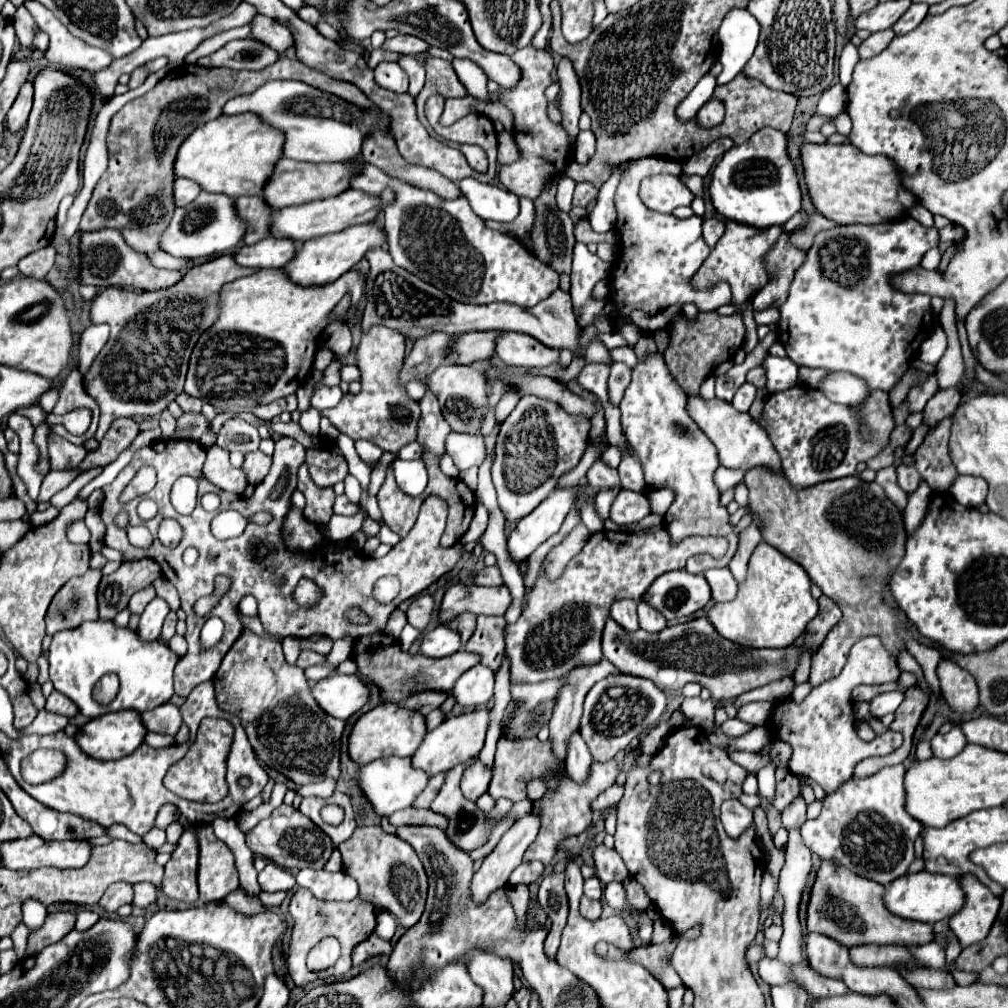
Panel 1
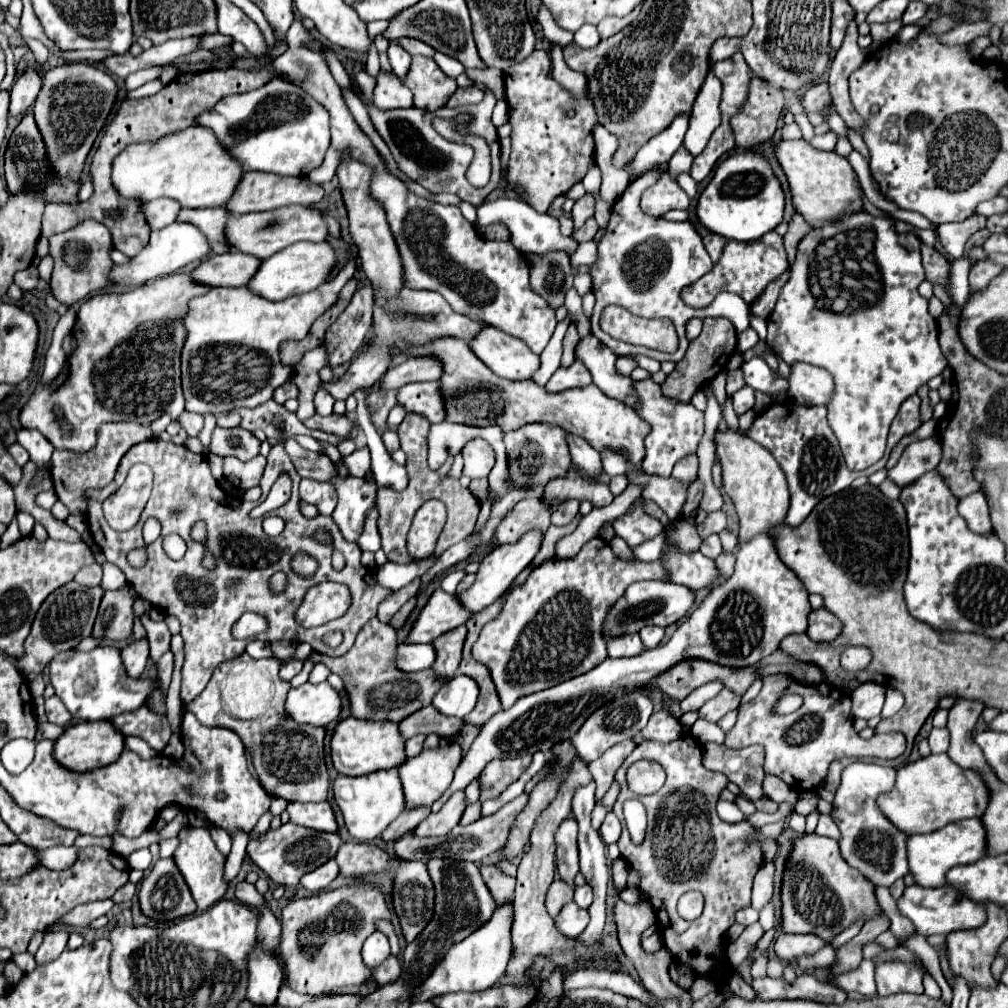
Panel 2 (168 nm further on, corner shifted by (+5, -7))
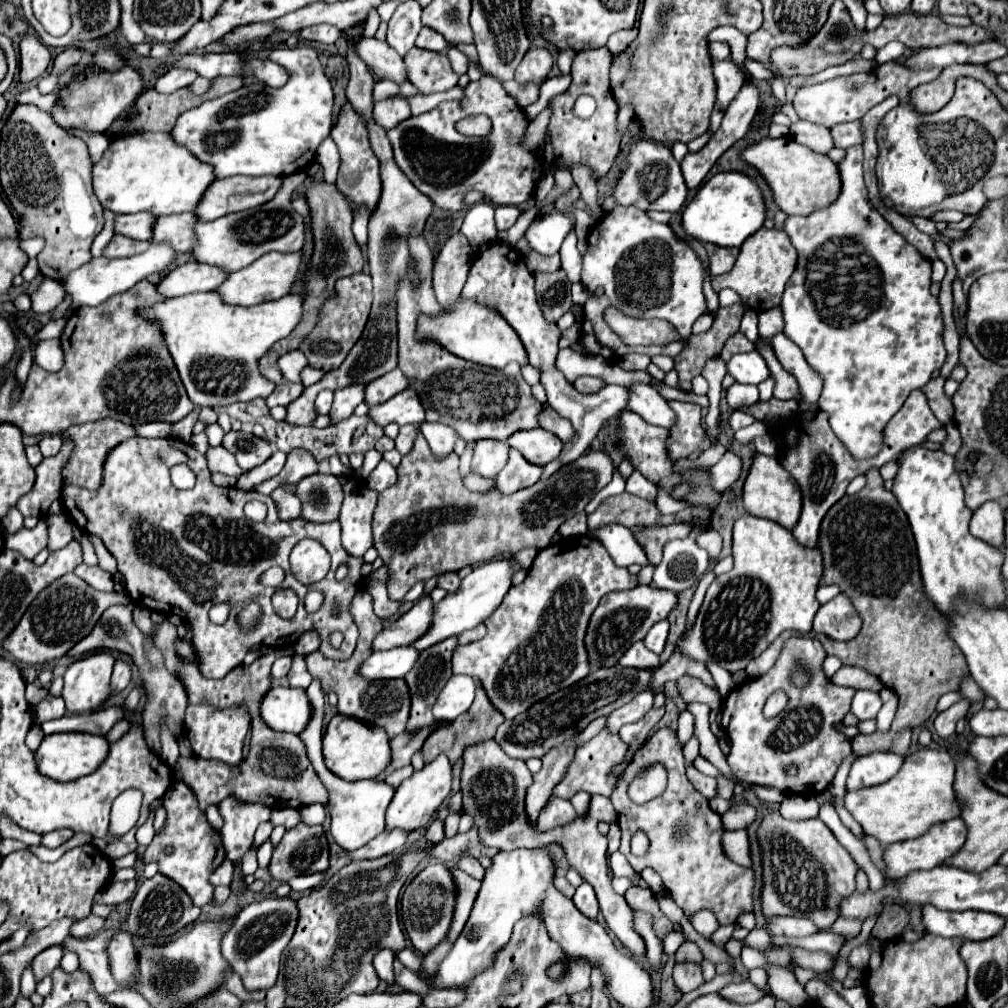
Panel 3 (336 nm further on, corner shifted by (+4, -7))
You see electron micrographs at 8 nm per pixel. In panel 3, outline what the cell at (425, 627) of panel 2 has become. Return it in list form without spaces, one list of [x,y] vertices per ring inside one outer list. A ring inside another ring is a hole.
[[[429,596],[421,598],[399,620],[391,622],[383,632],[377,634],[377,638],[371,646],[373,652],[391,650],[391,648],[399,648],[399,646],[411,646],[431,626],[431,614],[433,614],[431,598]]]

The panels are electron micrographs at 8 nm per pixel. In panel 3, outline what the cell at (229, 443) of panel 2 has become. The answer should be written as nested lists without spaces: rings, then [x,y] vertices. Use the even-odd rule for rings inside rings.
[[[229,432],[223,440],[223,446],[235,456],[239,468],[243,470],[251,470],[263,464],[273,454],[271,446],[263,438],[257,438],[253,434],[243,434],[243,432]]]

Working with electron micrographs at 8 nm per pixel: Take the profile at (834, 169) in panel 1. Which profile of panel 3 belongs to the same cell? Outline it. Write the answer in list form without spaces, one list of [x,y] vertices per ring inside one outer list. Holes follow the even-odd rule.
[[[791,136],[765,138],[757,144],[747,146],[739,158],[755,168],[773,192],[773,200],[785,214],[807,216],[813,210],[829,206],[839,194],[839,170],[837,164],[823,154],[811,152],[809,148],[797,144]]]

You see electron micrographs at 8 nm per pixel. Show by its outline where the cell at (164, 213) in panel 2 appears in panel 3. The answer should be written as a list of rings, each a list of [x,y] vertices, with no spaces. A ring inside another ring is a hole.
[[[121,214],[115,216],[115,234],[127,236],[131,240],[149,240],[151,238],[151,230],[153,230],[153,222],[155,216],[151,214]]]

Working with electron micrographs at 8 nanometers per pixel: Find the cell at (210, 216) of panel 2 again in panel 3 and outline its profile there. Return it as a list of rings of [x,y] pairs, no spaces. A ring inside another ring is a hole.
[[[193,212],[161,216],[155,220],[151,242],[167,242],[179,254],[189,256],[189,250],[195,244],[195,236],[193,236],[195,224],[197,224],[197,216]]]

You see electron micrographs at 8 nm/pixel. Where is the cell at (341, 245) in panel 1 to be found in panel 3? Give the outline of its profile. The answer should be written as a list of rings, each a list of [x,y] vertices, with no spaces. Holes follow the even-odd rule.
[[[269,252],[259,260],[251,262],[249,266],[245,266],[243,270],[237,270],[231,276],[227,276],[223,286],[215,288],[215,292],[221,296],[221,302],[231,306],[255,306],[267,300],[277,300],[289,294],[299,270],[299,262],[301,262],[301,252],[291,252],[291,254]]]

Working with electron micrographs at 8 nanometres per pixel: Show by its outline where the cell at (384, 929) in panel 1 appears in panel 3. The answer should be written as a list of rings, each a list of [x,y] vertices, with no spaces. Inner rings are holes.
[[[379,950],[379,954],[375,956],[375,970],[379,974],[381,980],[385,980],[387,986],[393,986],[395,984],[395,974],[393,974],[393,960],[395,960],[395,954],[391,950]]]

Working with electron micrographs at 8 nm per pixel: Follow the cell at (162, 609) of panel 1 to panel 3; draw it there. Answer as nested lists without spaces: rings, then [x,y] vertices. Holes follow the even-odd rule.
[[[117,660],[111,676],[111,696],[123,692],[129,686],[129,682],[131,682],[131,664]]]

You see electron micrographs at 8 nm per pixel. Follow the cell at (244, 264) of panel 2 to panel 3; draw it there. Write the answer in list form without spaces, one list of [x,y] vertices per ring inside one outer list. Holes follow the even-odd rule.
[[[187,262],[183,266],[177,266],[171,272],[167,272],[157,282],[157,288],[159,288],[161,296],[177,298],[177,296],[193,294],[193,292],[215,290],[225,278],[227,278],[227,274],[215,266],[205,266],[199,262]]]

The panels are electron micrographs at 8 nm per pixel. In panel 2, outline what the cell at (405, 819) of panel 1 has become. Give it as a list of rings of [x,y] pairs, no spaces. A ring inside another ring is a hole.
[[[460,790],[460,792],[454,792],[452,798],[442,806],[440,812],[430,812],[426,820],[422,820],[412,834],[418,834],[418,836],[446,836],[462,818],[466,810],[466,794]]]

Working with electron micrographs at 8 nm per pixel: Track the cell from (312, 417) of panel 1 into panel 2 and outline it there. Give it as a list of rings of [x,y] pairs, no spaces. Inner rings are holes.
[[[326,344],[306,352],[304,358],[294,366],[294,382],[300,388],[300,394],[298,394],[300,406],[296,410],[296,416],[302,422],[316,414],[314,404],[312,404],[312,396],[318,390],[318,384],[320,384],[318,372],[322,368],[326,368],[326,366],[330,366],[330,362],[328,362],[328,346]]]

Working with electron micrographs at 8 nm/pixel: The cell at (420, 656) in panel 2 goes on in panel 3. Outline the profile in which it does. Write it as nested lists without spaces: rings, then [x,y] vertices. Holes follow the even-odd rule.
[[[413,646],[393,648],[385,652],[373,652],[361,666],[359,672],[367,680],[389,680],[403,678],[417,662],[419,652]]]

